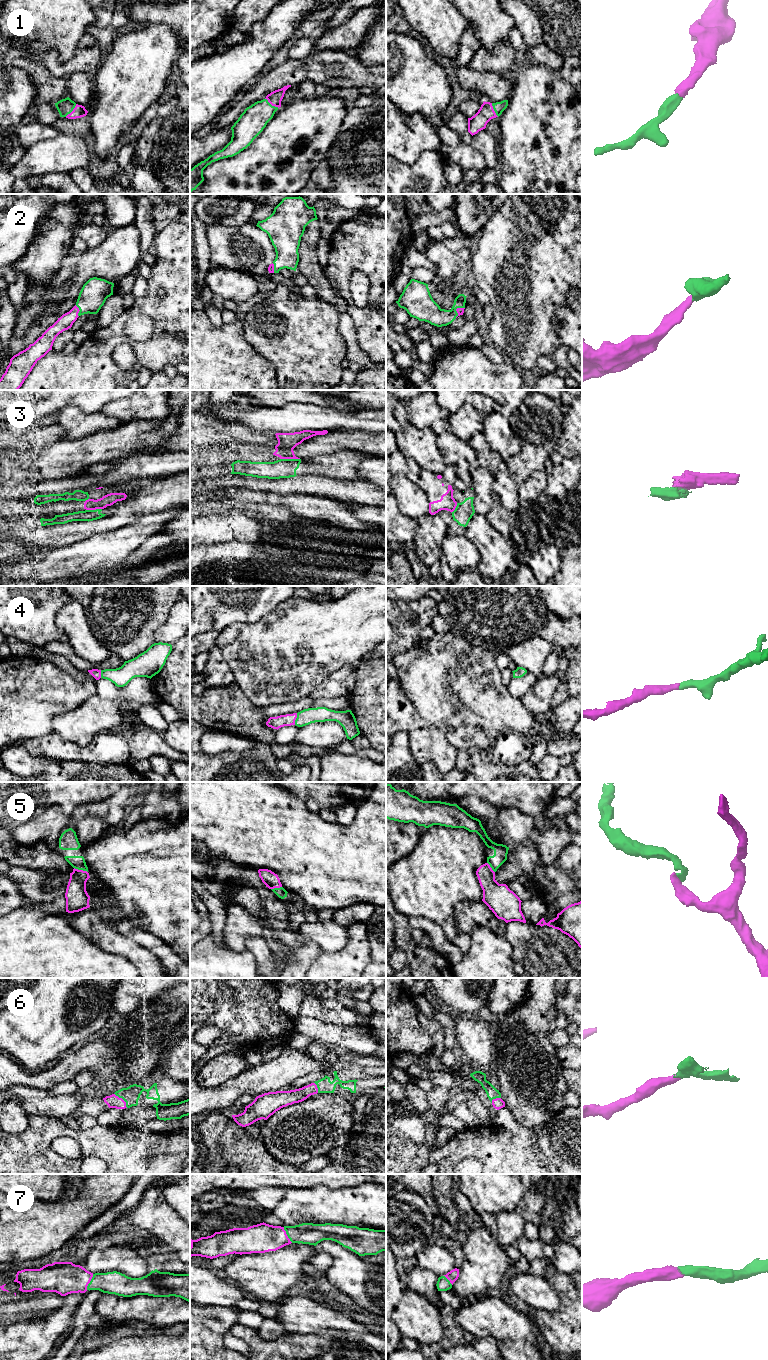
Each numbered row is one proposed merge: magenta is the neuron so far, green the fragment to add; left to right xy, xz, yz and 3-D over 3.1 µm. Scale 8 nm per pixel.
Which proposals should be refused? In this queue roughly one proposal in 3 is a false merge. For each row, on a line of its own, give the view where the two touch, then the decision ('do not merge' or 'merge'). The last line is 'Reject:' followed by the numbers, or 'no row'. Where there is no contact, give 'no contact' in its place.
1: xz | merge
2: xy | merge
3: xz | do not merge
4: xz | merge
5: xy | merge
6: xy | merge
7: xy | merge
Reject: 3

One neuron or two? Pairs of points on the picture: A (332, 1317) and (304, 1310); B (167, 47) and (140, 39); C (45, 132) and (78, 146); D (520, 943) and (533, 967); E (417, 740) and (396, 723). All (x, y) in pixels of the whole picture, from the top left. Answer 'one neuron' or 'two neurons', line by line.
A: one neuron
B: one neuron
C: two neurons
D: one neuron
E: one neuron

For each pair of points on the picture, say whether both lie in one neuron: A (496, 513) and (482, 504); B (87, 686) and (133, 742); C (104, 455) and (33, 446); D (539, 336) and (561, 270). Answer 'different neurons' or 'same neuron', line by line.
A: different neurons
B: different neurons
C: different neurons
D: same neuron

